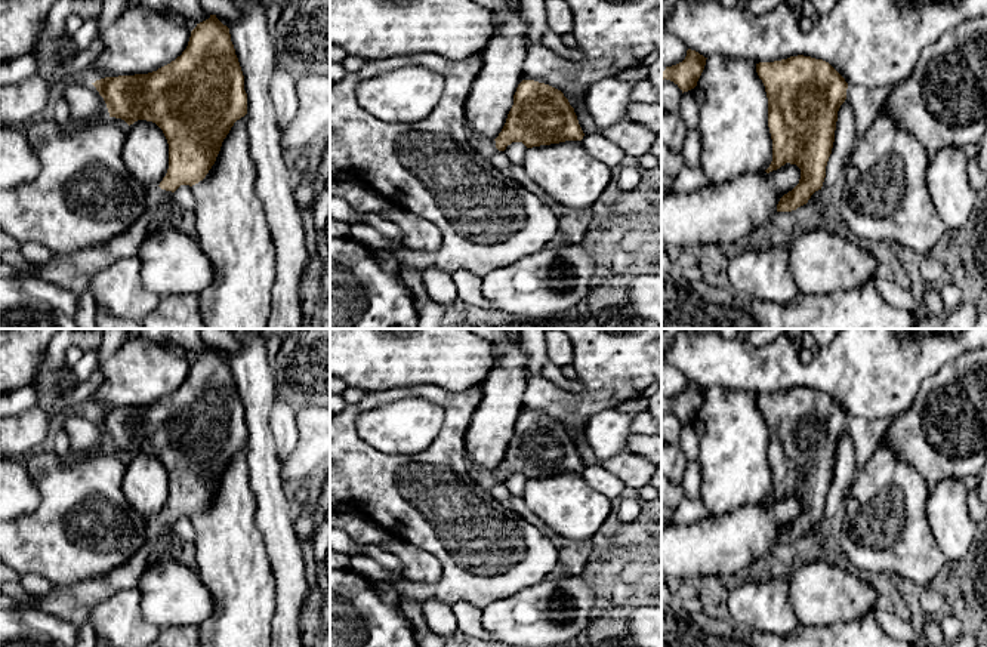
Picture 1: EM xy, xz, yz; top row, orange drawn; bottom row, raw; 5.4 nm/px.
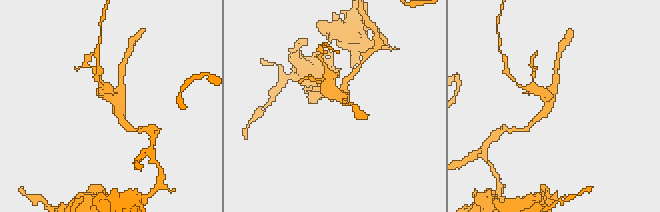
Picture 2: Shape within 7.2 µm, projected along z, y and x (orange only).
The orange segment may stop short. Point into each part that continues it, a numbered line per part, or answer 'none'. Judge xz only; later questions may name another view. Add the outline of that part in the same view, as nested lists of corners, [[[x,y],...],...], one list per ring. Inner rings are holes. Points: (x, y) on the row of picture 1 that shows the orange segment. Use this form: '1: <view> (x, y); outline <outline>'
1: xz (486, 147); outline [[[471,135],[471,144],[484,158],[490,158],[496,151],[496,141],[481,135]]]

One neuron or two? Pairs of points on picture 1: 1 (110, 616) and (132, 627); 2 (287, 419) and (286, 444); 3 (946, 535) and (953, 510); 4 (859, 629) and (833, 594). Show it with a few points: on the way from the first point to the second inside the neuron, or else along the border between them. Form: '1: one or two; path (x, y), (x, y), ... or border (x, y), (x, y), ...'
1: one; path (116, 619), (126, 627)
2: one; path (286, 425), (286, 438)
3: one; path (950, 529), (950, 515)
4: two; border (864, 615), (819, 627)

